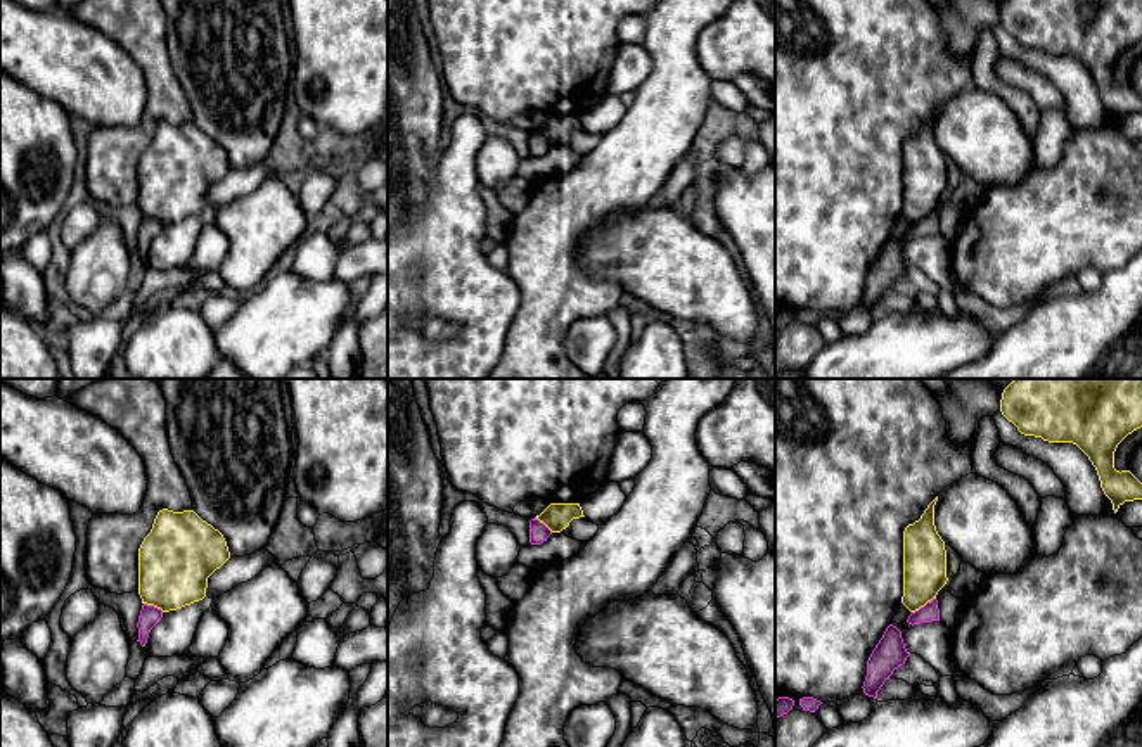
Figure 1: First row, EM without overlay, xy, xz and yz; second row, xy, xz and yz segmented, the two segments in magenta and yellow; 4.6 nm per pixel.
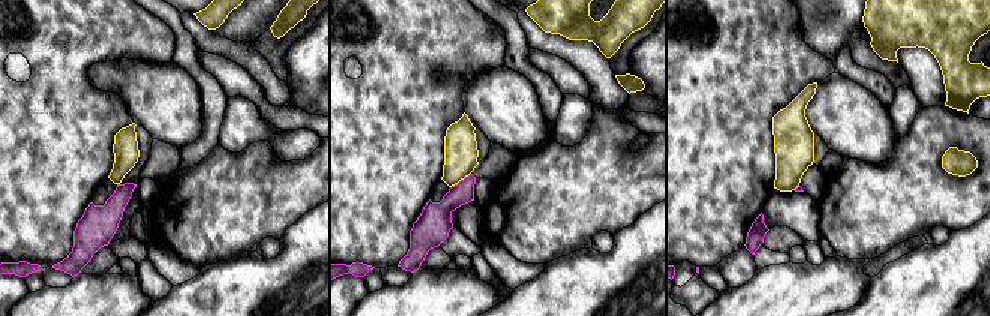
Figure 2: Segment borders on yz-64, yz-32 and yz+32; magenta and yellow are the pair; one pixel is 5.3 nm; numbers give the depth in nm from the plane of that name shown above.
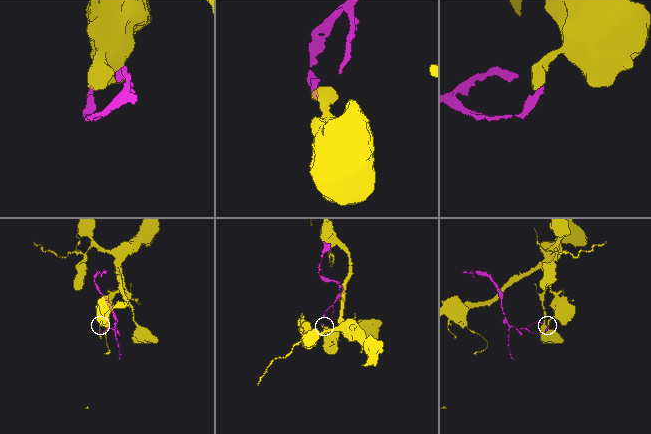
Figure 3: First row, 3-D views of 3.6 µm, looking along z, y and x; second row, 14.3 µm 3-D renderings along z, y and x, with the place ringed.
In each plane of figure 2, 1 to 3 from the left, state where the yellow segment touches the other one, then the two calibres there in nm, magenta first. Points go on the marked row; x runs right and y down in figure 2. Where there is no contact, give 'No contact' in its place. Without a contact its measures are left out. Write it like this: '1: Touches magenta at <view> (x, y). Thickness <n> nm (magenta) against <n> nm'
1: No contact
2: Touches magenta at yz-32 (461, 180). Thickness 180 nm (magenta) against 180 nm
3: Touches magenta at yz+32 (797, 187). Thickness 30 nm (magenta) against 220 nm

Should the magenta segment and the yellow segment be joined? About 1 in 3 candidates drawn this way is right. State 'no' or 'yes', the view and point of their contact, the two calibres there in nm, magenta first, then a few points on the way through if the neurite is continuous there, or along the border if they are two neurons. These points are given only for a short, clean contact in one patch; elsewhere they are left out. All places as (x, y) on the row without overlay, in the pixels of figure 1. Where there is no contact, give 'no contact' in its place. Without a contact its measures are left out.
no | yz (924, 218) | 80/200 nm | along yz (935, 210), (912, 225)

